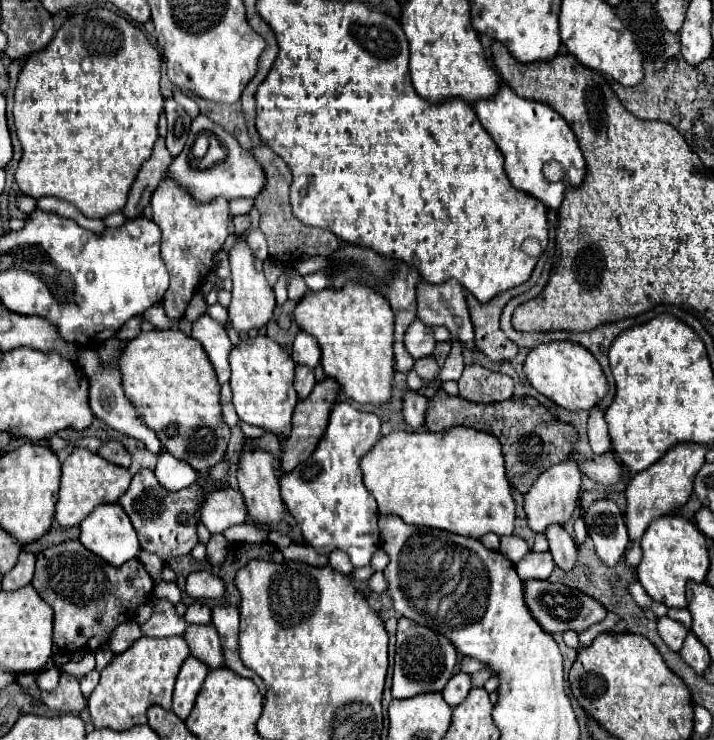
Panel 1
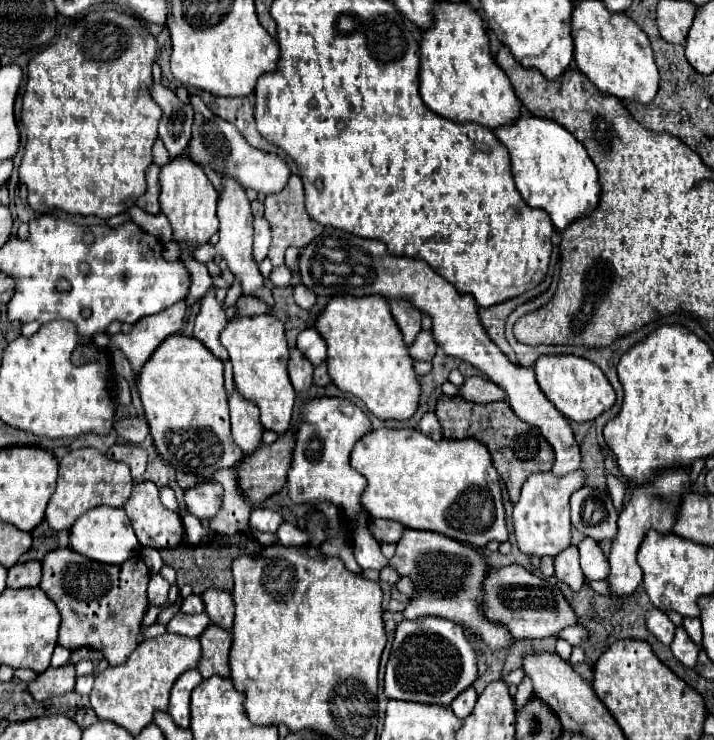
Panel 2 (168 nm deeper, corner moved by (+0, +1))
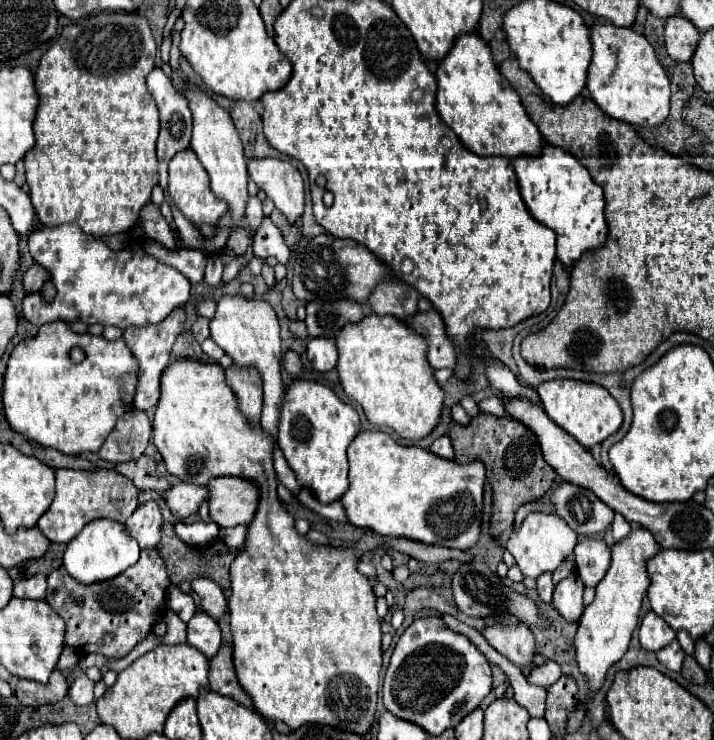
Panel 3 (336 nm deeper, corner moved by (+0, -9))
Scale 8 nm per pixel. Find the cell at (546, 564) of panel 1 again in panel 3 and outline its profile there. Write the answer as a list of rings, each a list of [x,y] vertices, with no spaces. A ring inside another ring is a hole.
[[[541,574],[537,578],[537,592],[539,592],[539,600],[543,604],[551,604],[551,594],[553,594],[553,582],[551,582],[551,574]]]

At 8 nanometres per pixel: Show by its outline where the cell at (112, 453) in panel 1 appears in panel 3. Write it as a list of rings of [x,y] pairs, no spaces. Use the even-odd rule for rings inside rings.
[[[141,456],[139,460],[117,464],[115,470],[127,478],[133,480],[133,484],[139,490],[157,490],[163,492],[169,488],[169,482],[165,478],[157,476],[157,462],[151,456]]]

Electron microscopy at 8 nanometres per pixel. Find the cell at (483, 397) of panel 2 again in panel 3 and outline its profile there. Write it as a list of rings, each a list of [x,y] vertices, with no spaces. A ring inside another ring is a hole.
[[[497,396],[479,402],[479,408],[481,408],[481,412],[485,412],[485,414],[493,414],[493,416],[497,416],[497,418],[503,418],[503,416],[507,414],[505,408],[503,408],[503,404],[501,404],[501,400],[499,400]]]

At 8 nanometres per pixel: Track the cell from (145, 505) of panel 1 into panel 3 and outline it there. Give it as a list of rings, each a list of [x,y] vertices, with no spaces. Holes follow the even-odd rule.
[[[145,502],[127,518],[125,526],[141,548],[155,548],[161,540],[161,512],[157,502]]]

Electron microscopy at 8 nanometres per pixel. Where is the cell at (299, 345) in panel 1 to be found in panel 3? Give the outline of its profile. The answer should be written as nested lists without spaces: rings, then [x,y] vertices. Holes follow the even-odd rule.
[[[311,338],[307,342],[307,358],[319,372],[329,372],[337,366],[337,346],[329,338]]]

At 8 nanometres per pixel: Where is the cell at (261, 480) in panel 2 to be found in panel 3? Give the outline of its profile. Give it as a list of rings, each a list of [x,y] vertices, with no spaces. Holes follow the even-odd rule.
[[[223,476],[211,478],[209,490],[209,516],[219,528],[249,524],[259,504],[257,486],[243,478]]]

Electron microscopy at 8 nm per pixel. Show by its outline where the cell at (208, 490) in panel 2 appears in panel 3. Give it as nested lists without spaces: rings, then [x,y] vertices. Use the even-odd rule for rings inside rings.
[[[179,482],[179,484],[173,484],[169,490],[165,490],[161,496],[167,508],[173,512],[173,516],[177,520],[185,520],[191,514],[197,514],[199,504],[207,500],[207,494],[209,494],[207,488]]]

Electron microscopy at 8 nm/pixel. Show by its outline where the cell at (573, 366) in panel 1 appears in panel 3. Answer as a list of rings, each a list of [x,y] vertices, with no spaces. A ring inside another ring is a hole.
[[[551,380],[541,384],[537,388],[537,394],[541,398],[547,416],[587,450],[601,444],[611,434],[615,434],[623,424],[623,412],[617,400],[599,384],[587,384],[577,380]]]

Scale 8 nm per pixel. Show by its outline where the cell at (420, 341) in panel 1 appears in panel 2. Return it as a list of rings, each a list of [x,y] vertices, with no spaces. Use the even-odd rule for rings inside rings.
[[[395,300],[391,304],[391,312],[393,312],[393,318],[395,318],[399,330],[403,332],[405,344],[411,346],[411,342],[421,332],[421,312],[415,310],[411,304],[407,304],[405,300]]]

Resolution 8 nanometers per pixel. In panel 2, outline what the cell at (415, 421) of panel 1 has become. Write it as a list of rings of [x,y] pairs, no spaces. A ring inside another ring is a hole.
[[[427,412],[427,414],[421,418],[419,428],[421,428],[423,434],[427,434],[427,436],[433,438],[433,440],[441,440],[441,438],[443,438],[443,434],[441,434],[441,426],[439,426],[439,422],[437,422],[435,412]]]

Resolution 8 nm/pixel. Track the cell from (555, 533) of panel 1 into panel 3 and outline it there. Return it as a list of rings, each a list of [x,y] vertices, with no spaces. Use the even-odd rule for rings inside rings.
[[[577,574],[567,576],[555,586],[553,592],[553,606],[555,610],[567,620],[567,622],[577,622],[583,614],[583,582],[577,578]]]

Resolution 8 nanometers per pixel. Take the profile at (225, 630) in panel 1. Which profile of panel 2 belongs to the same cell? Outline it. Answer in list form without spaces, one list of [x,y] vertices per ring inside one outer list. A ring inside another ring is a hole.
[[[207,590],[207,592],[203,592],[201,598],[205,602],[205,610],[207,610],[211,622],[225,628],[227,632],[231,632],[233,618],[235,618],[233,596],[225,590]]]

